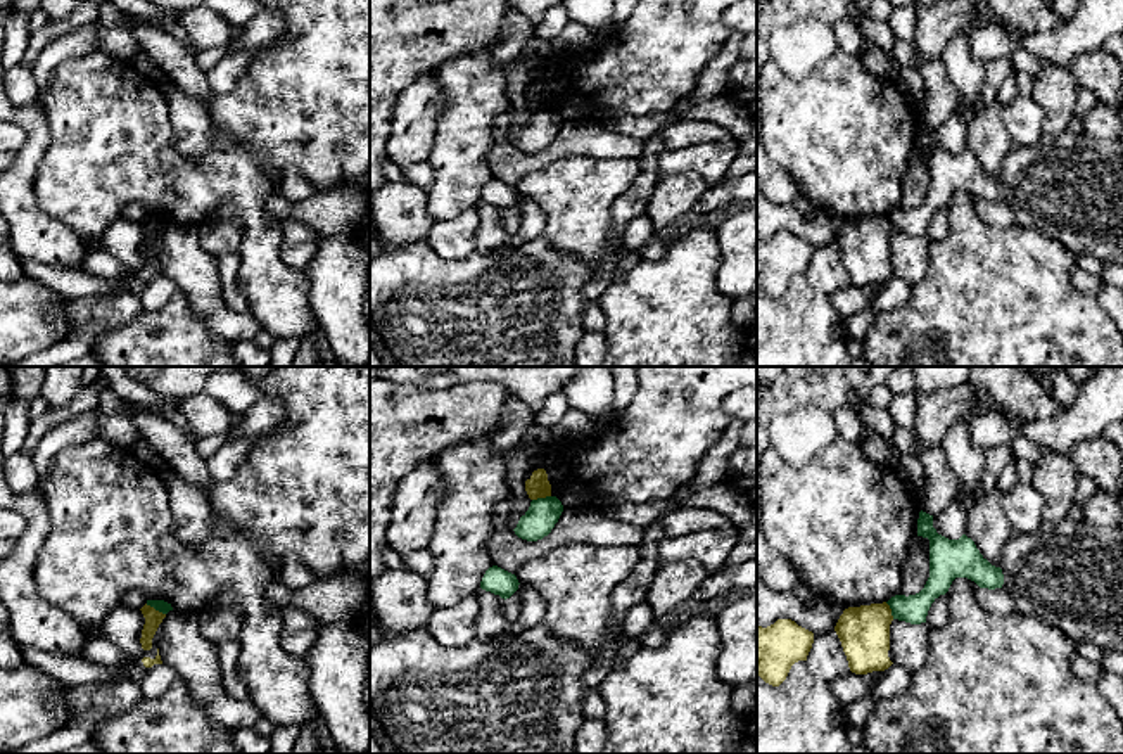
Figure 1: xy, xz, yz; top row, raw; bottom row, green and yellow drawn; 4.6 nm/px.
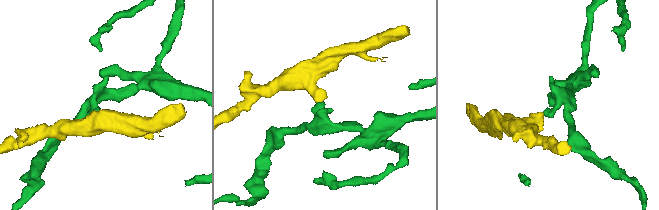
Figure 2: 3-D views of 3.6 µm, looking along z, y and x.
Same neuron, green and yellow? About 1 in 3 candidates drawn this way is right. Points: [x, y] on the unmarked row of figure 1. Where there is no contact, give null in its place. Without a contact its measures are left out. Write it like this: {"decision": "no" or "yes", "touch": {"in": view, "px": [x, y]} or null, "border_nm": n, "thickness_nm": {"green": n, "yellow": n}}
{"decision": "no", "touch": {"in": "xy", "px": [156, 222]}, "border_nm": 110, "thickness_nm": {"green": 60, "yellow": 80}}

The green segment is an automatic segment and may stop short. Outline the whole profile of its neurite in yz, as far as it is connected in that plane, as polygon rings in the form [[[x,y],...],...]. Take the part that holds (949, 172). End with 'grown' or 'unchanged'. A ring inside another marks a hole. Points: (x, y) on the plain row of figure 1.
[[[921,123],[917,149],[929,152],[929,190],[919,206],[895,208],[886,214],[893,232],[910,237],[926,235],[931,216],[949,204],[955,190],[968,190],[980,201],[1002,201],[1002,182],[992,178],[966,147],[959,152],[938,147],[933,140],[933,128]]]; unchanged

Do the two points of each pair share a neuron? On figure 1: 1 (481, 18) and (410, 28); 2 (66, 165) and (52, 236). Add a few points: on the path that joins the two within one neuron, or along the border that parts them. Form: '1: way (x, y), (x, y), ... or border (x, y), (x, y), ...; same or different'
1: way (463, 25), (427, 26); same
2: border (33, 184), (37, 204), (66, 223), (83, 241); different

